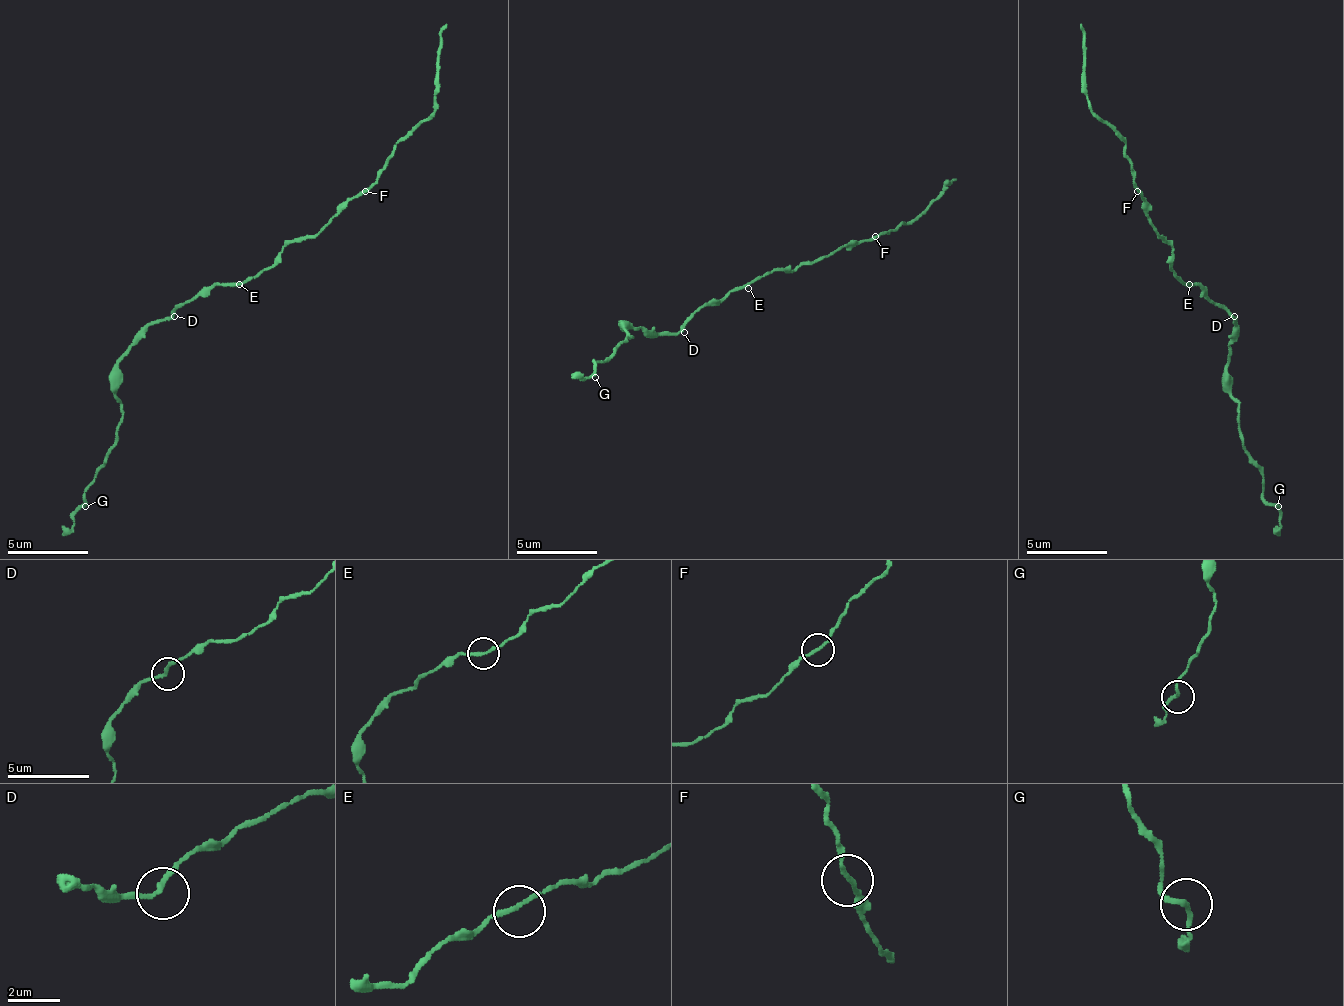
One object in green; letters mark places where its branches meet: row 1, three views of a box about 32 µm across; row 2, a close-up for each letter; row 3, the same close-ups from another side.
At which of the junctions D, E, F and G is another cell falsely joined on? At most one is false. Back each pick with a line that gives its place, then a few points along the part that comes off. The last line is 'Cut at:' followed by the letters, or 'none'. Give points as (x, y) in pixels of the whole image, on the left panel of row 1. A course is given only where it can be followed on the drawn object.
Cut at: none

